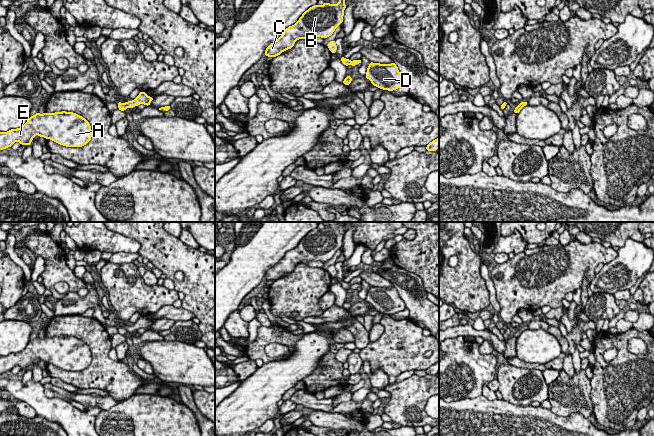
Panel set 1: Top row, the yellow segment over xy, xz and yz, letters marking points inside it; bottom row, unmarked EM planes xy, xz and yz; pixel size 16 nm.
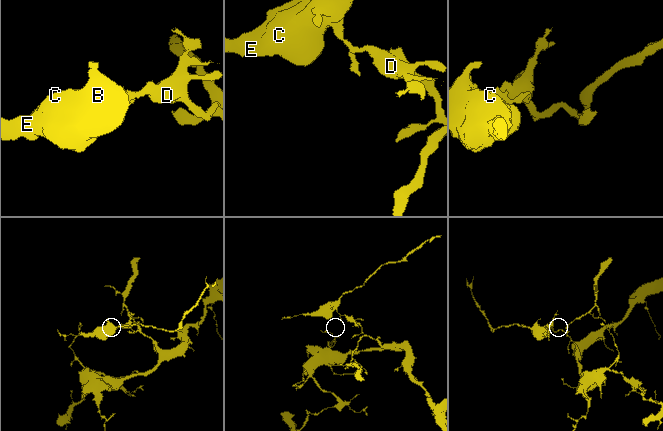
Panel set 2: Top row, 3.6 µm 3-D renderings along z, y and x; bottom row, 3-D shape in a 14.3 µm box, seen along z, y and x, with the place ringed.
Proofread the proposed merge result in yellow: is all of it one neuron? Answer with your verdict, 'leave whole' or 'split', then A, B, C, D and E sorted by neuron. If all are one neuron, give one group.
split; A B C E / D

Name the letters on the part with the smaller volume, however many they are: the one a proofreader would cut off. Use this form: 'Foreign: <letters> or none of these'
Foreign: A, B, C, E

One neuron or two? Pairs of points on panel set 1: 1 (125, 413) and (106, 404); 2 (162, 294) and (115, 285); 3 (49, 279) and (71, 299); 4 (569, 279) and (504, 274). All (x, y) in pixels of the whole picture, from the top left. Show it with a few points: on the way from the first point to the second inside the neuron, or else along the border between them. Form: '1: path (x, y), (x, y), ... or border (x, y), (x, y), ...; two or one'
1: border (118, 402), (108, 409), (101, 411); two
2: path (150, 294), (132, 294), (127, 290); one
3: border (64, 295), (59, 299), (53, 300); two
4: path (553, 282), (538, 289), (528, 289), (520, 285); one

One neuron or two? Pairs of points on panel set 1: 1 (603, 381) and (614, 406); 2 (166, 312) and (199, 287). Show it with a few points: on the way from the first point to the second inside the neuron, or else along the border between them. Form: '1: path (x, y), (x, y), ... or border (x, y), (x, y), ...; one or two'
1: path (609, 387), (614, 392), (614, 400); one
2: border (181, 306), (195, 316); two

